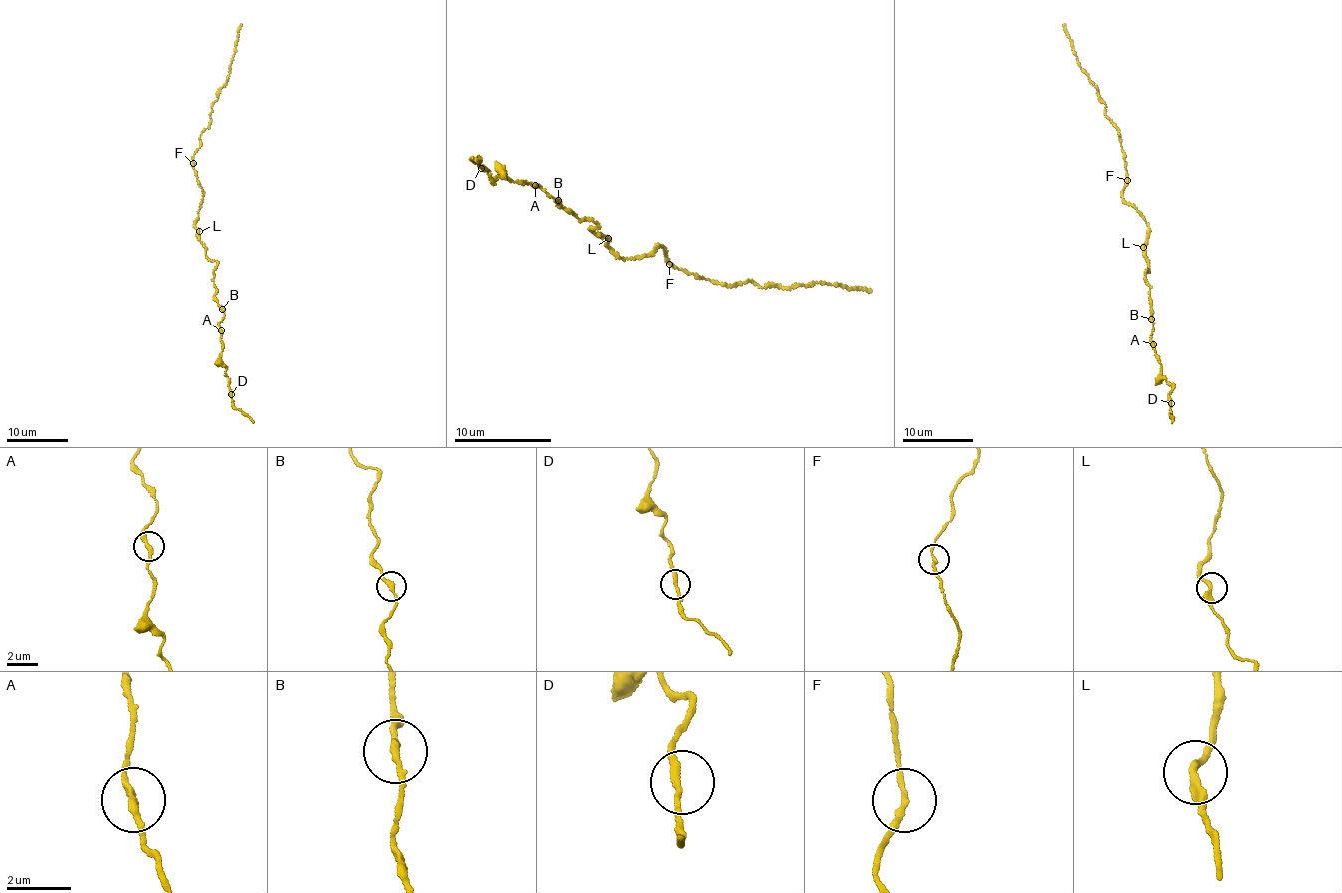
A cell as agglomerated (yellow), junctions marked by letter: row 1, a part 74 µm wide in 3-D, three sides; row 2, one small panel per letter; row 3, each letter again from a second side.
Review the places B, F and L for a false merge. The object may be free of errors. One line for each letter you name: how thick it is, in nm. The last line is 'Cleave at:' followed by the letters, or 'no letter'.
Cleave at: no letter

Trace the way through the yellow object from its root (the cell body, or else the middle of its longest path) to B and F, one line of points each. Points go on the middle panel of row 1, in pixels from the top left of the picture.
B: (606, 237), (591, 229), (598, 225), (591, 220), (580, 220), (557, 201)
F: (606, 237), (607, 244), (624, 260), (631, 257), (639, 259), (661, 246), (667, 251), (669, 264)

